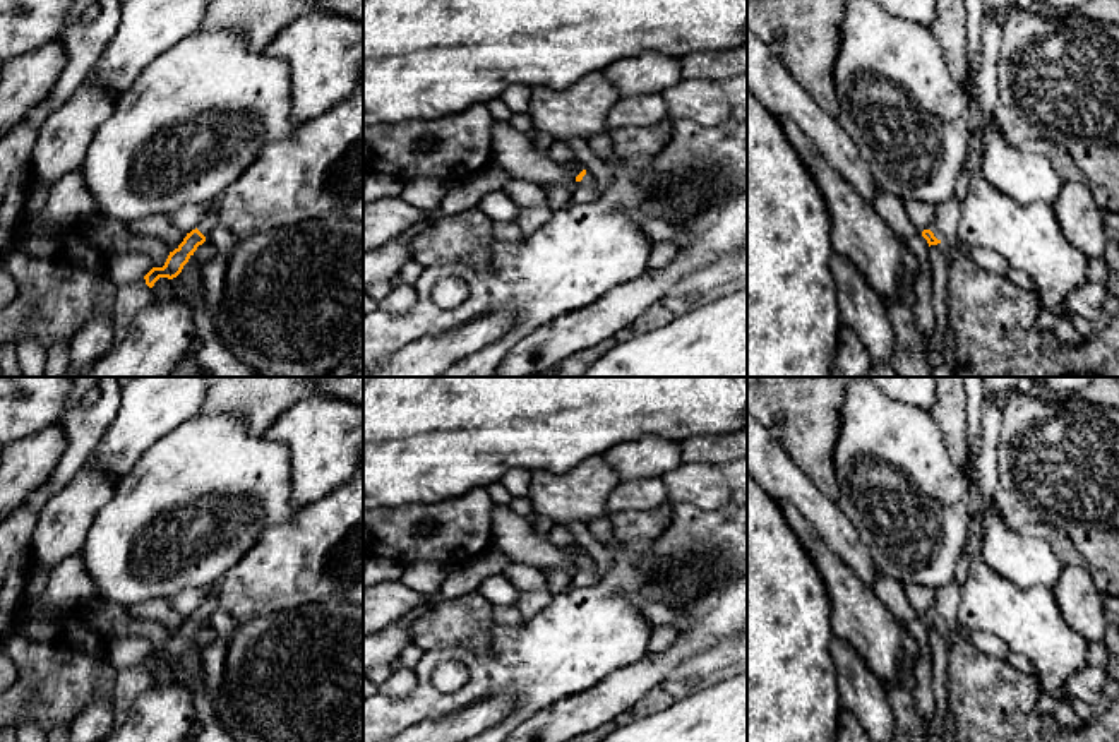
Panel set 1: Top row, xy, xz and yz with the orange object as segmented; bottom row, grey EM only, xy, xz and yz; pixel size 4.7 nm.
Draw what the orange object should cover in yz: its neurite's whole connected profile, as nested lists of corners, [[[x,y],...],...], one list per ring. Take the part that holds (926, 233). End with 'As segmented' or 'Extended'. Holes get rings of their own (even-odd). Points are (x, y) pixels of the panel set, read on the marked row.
[[[953,195],[942,204],[936,206],[934,219],[922,231],[922,236],[927,240],[929,247],[944,243],[958,243],[958,224],[961,216],[961,202]]]. Extended

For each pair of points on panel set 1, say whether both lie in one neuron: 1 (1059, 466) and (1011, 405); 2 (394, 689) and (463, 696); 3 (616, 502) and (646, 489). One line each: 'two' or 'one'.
1: one
2: two
3: one

